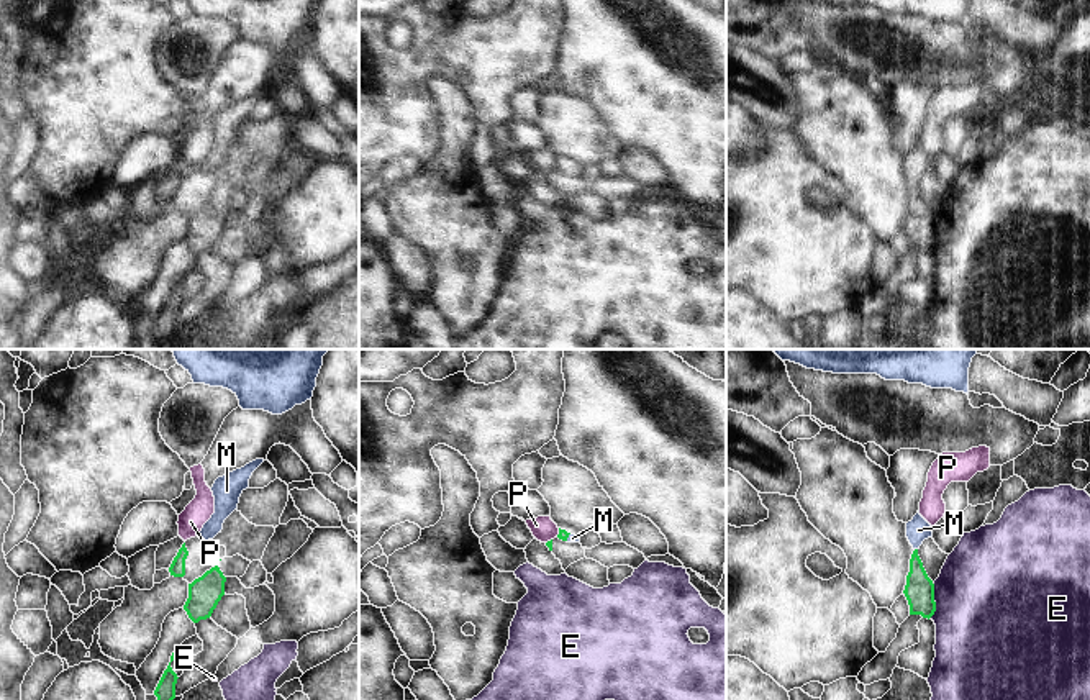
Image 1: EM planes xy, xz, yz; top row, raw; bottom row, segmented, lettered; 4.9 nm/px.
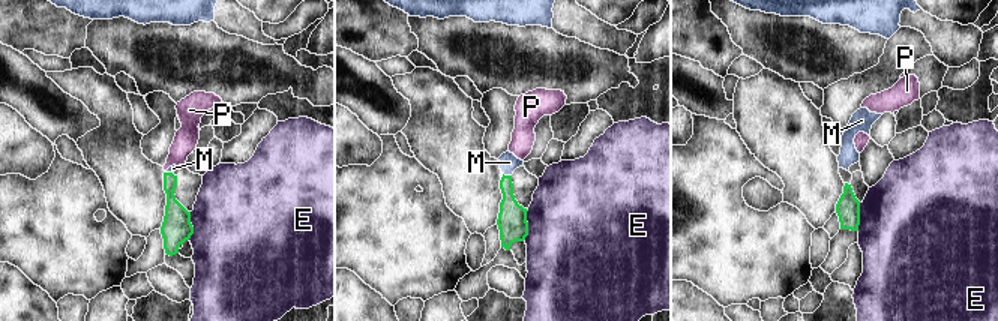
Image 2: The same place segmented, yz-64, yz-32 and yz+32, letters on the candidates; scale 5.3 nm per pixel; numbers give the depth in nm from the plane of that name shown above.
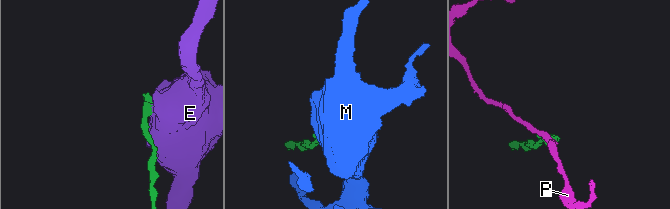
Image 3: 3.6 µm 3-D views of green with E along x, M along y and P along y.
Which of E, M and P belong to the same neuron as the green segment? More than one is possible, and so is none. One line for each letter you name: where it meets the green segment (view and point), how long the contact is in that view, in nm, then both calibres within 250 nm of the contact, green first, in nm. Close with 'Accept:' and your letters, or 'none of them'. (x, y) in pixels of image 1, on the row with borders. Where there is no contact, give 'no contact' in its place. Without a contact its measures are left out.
M: meets green in xz at (567, 536); contact 40 nm long; 50 nm thick on the green side, 50 nm on the other
Accept: M

